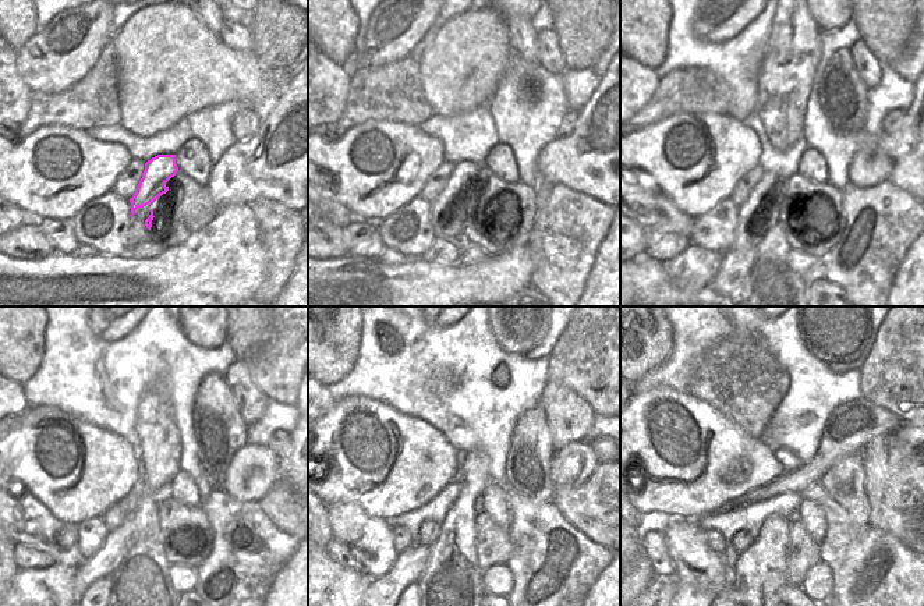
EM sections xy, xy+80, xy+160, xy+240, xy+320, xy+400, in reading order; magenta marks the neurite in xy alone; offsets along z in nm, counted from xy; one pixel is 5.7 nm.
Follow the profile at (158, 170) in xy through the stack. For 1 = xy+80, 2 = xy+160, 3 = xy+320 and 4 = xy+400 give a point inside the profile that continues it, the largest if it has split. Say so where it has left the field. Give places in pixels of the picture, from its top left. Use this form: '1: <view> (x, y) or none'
1: xy+80 (448, 215)
2: xy+160 (758, 213)
3: xy+320 (410, 564)
4: xy+400 (683, 589)

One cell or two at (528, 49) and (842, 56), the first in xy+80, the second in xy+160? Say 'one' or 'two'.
one

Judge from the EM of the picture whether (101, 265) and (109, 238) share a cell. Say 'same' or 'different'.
different

